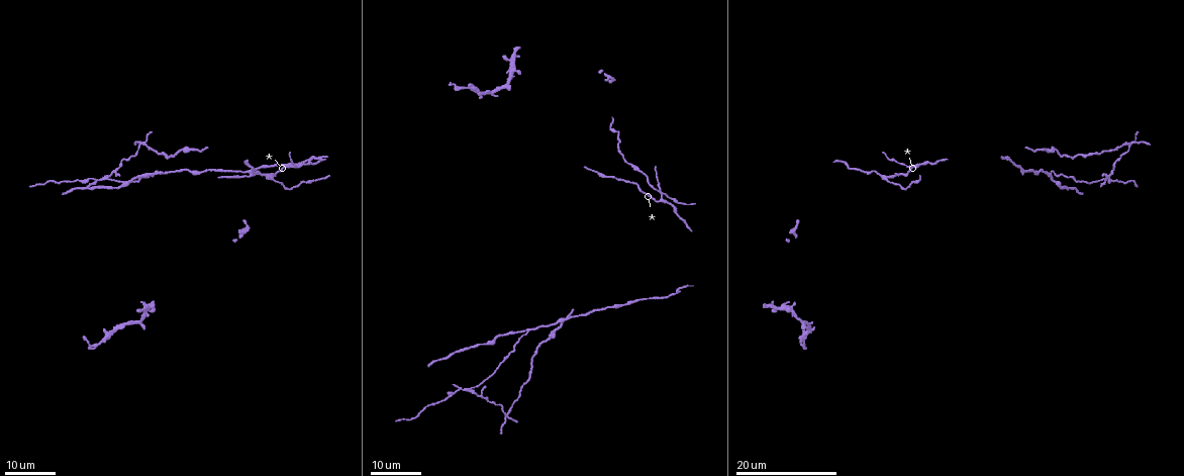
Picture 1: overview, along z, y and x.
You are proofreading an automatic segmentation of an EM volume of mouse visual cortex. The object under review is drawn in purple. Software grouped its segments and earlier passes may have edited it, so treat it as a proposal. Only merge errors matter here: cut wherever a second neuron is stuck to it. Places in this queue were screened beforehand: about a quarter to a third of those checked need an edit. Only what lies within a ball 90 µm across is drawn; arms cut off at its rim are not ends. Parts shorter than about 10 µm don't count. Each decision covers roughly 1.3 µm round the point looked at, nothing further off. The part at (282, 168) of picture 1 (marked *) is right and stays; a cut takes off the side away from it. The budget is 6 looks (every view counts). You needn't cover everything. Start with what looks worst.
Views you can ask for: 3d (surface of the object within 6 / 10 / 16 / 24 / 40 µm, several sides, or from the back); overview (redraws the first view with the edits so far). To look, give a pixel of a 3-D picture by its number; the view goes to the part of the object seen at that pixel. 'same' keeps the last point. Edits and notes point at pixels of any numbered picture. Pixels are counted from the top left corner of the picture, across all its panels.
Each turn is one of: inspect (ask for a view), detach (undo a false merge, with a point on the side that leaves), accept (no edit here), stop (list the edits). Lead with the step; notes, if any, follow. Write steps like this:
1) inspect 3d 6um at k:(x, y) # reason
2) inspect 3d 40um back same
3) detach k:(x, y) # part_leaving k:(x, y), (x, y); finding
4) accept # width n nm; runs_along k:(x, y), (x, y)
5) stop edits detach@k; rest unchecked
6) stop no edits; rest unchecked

inspect 3d 24um at 1:(529, 329) # three-way junction

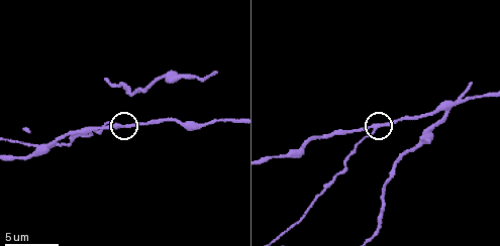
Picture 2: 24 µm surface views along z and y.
inspect 3d 6um at 2:(375, 126)

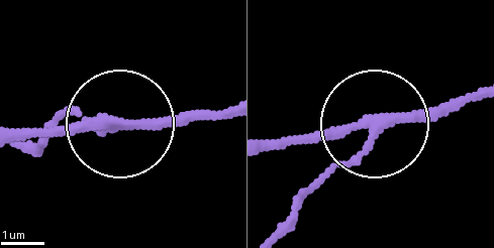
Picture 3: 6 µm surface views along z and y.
detach 3:(78, 107) # width 210 nm; part_leaving 3:(124, 126), (81, 115), (26, 144); two neurons meet here

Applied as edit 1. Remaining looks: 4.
inspect overview # redraw

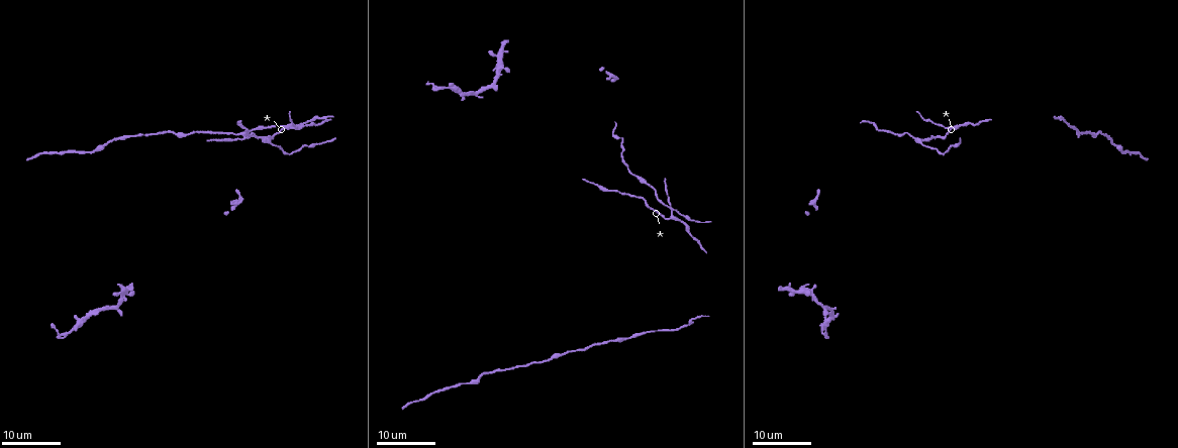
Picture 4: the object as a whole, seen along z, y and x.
inspect 3d 24um at 4:(464, 383) # thin neck

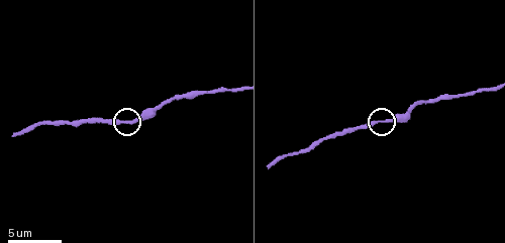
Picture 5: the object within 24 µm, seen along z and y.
inspect 3d 10um at 5:(128, 121)

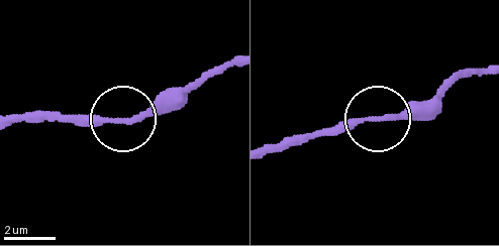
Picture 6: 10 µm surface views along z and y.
accept # runs_along 6:(485, 70), (393, 115), (298, 136); one neuron here

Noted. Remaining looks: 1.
stop edits detach@3; rest unchecked

